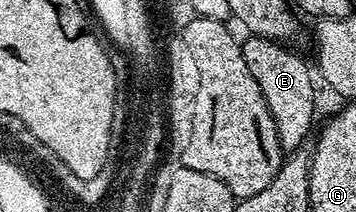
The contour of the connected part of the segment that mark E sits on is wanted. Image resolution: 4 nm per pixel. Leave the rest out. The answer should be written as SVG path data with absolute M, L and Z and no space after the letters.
M247 36L242 39L243 55L249 73L257 80L261 88L261 96L269 108L269 116L273 118L276 134L279 137L279 148L284 152L295 152L311 130L315 122L315 82L311 79L311 70L307 62L295 50L290 50L290 45L282 42L275 42L271 38L257 38Z

